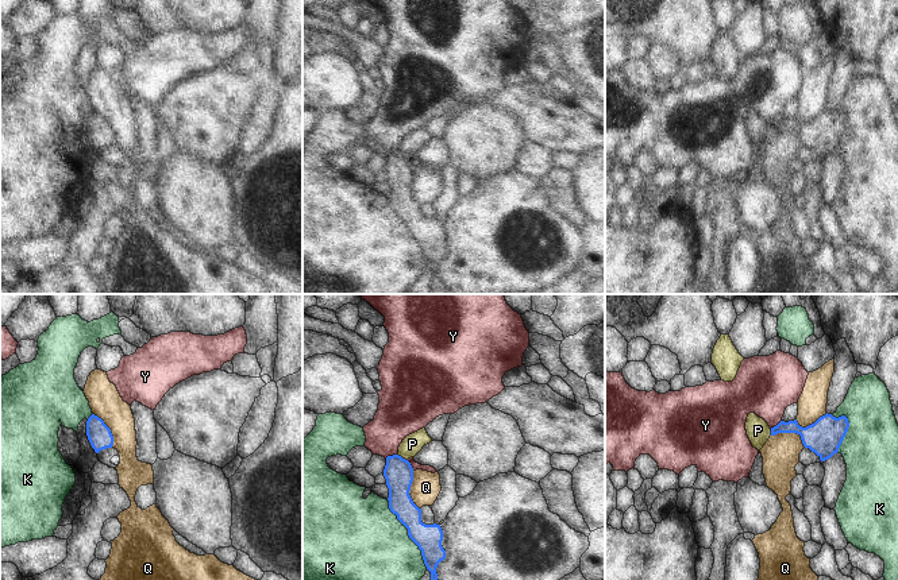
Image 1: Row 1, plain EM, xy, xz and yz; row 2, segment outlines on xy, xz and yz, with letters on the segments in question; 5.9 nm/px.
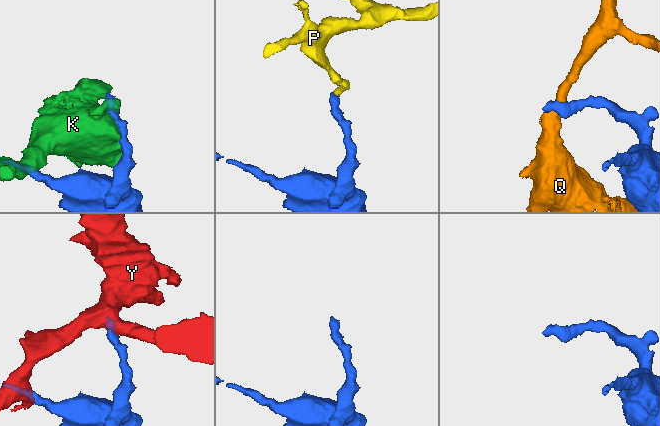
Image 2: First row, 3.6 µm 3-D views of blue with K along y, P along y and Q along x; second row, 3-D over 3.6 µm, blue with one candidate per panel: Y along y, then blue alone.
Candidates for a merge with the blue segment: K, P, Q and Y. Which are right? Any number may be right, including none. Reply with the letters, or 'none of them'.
P

